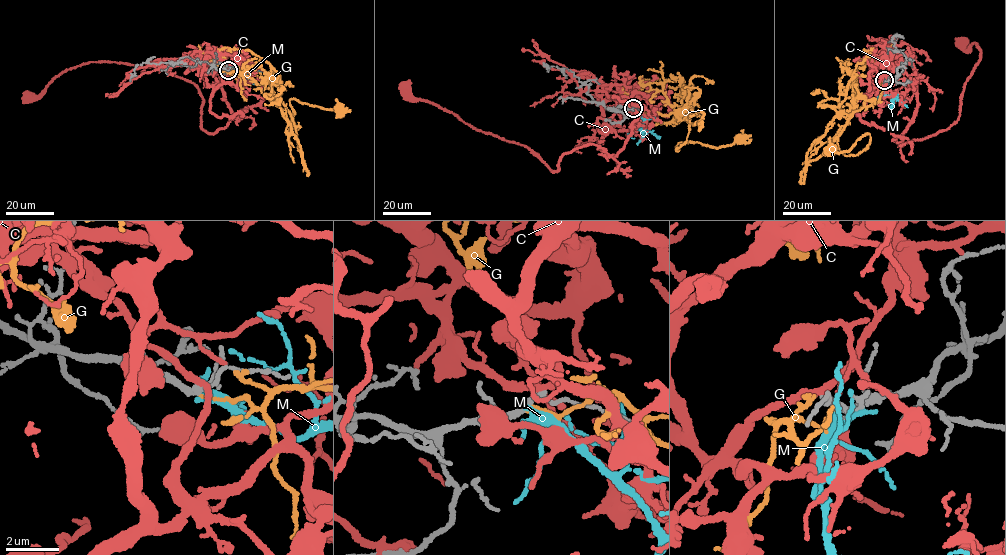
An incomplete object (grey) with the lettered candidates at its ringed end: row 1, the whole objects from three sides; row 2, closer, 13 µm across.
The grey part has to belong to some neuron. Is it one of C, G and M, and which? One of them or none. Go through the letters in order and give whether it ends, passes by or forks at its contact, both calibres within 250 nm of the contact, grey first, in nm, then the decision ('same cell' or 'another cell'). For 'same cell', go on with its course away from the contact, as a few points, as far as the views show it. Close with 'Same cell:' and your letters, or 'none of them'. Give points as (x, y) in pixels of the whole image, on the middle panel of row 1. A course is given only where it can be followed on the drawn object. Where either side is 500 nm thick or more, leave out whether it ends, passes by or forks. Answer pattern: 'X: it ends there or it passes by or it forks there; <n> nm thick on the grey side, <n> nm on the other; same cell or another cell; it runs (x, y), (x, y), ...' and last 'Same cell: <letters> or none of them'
C: it passes by; 160 nm thick on the grey side, 240 nm on the other; another cell
G: it ends there; 200 nm thick on the grey side, 110 nm on the other; another cell
M: it passes by; 200 nm thick on the grey side, 320 nm on the other; another cell
Same cell: none of them

